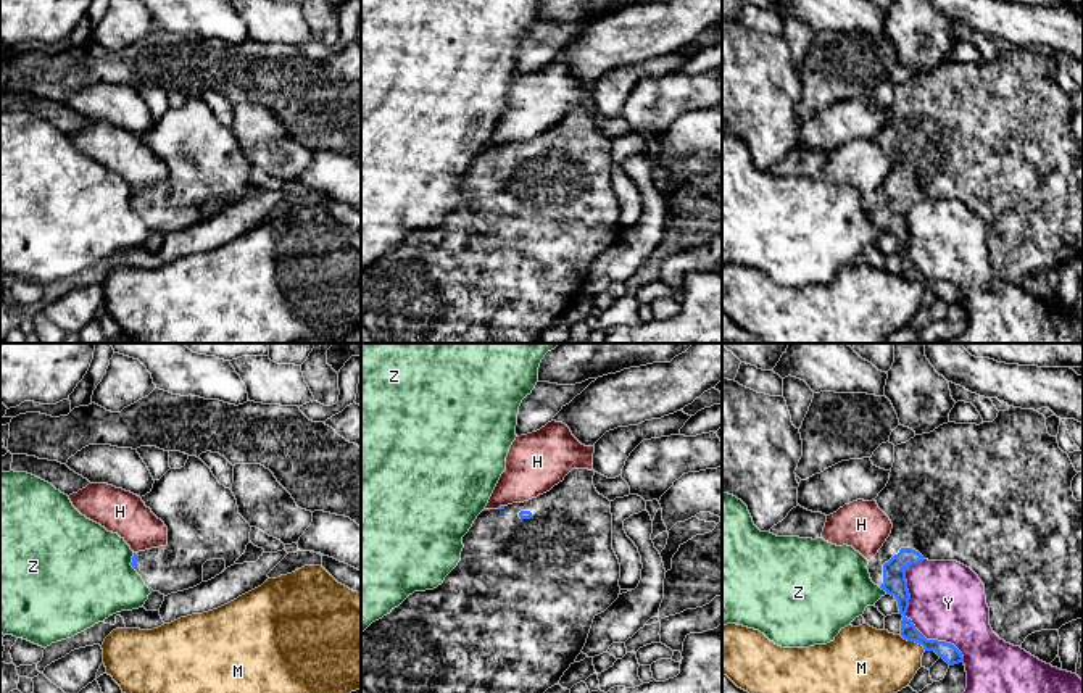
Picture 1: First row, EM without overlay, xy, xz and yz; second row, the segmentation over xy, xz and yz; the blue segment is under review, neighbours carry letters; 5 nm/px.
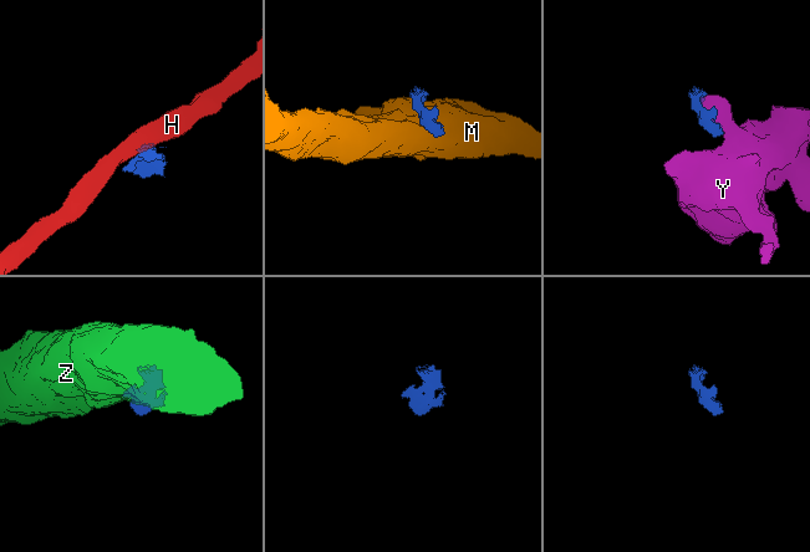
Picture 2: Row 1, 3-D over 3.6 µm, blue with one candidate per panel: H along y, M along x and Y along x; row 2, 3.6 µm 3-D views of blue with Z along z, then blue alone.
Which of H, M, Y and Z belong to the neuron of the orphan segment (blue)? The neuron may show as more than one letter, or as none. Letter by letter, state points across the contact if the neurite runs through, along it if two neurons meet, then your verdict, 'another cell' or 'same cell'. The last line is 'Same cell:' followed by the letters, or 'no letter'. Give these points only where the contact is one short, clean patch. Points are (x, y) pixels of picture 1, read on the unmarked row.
H: border xz (503, 144), (497, 147); another cell
M: border yz (900, 274), (917, 281), (925, 289); another cell
Y: another cell
Z: another cell
Same cell: no letter

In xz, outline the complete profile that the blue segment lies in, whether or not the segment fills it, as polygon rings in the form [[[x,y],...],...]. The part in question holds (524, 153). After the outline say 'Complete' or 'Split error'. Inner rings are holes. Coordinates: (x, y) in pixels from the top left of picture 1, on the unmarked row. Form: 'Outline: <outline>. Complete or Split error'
Outline: [[[572,108],[550,131],[524,142],[483,148],[463,176],[461,200],[434,229],[414,230],[390,253],[361,272],[361,343],[540,343],[542,334],[559,322],[582,292],[593,258],[604,251],[620,232],[620,203],[612,189],[611,140],[593,124],[595,110]]]. Split error

